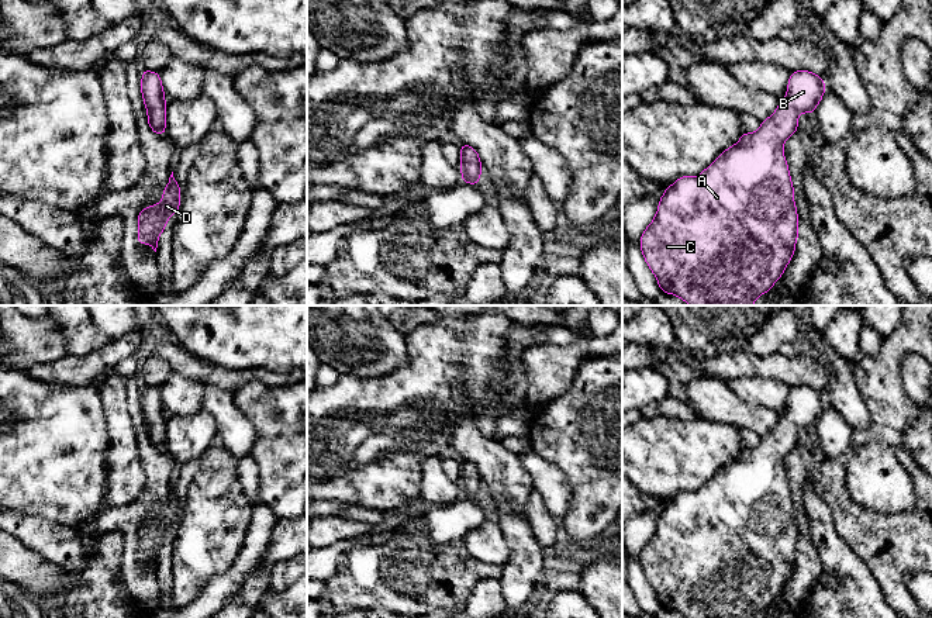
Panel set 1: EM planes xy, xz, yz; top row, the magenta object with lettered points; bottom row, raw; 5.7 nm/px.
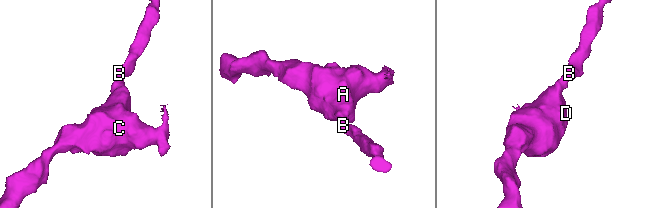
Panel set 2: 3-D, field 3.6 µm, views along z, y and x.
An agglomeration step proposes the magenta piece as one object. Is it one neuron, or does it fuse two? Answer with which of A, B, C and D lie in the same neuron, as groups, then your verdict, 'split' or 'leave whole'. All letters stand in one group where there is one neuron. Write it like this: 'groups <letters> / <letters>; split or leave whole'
groups A B C D; leave whole

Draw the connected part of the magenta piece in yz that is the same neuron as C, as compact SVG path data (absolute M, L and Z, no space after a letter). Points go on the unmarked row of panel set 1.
M810 386L793 387L786 412L756 448L743 448L736 460L725 465L697 493L681 491L665 505L656 531L639 556L645 577L663 608L674 610L686 618L755 618L781 593L798 553L794 503L783 460L798 446L798 429L812 429L825 404L825 396L818 390Z

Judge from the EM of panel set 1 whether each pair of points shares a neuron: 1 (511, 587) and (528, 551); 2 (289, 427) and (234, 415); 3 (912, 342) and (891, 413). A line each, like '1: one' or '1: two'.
1: one
2: two
3: one

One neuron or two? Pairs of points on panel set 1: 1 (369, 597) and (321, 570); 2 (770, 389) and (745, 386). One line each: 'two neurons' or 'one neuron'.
1: two neurons
2: one neuron

